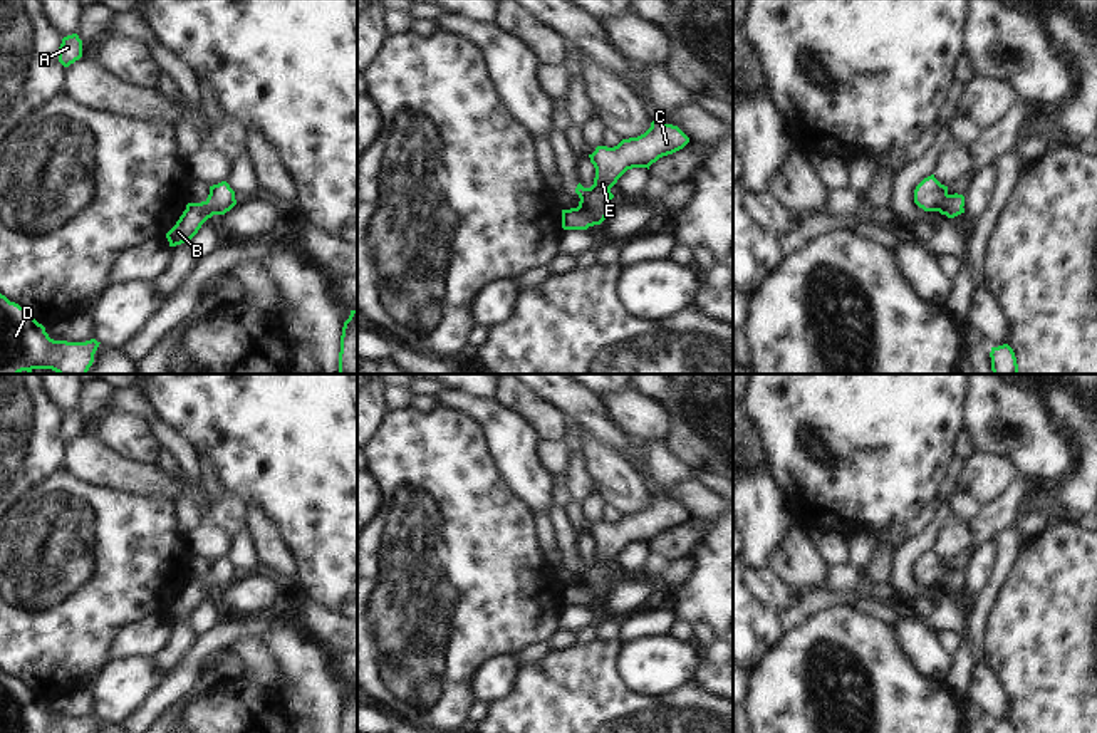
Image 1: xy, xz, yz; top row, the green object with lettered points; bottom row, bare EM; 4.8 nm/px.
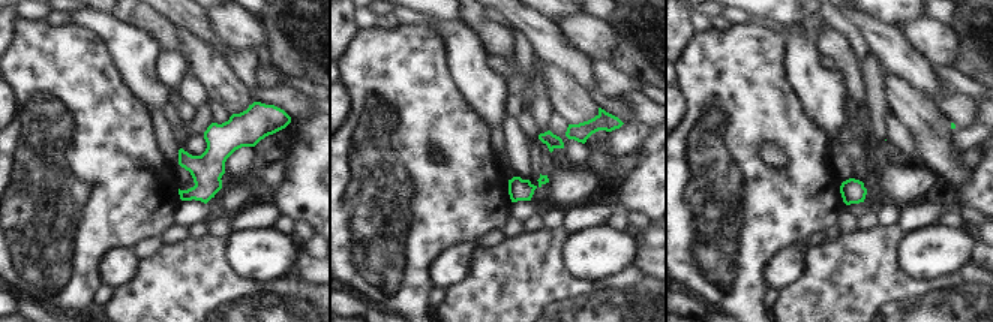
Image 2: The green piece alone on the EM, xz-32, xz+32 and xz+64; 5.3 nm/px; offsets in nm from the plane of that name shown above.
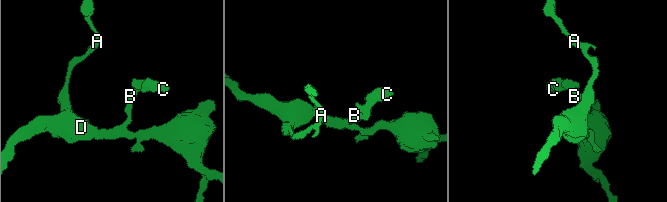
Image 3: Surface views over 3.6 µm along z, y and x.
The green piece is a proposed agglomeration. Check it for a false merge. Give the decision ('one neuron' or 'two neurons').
one neuron

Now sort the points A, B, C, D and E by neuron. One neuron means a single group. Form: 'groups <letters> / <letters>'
groups A B C D E

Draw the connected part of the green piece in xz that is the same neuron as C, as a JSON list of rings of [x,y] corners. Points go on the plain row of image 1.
[[[652,496],[651,503],[637,513],[622,515],[614,523],[597,522],[589,530],[595,543],[594,560],[590,564],[577,560],[579,582],[562,585],[562,604],[587,606],[589,602],[600,600],[614,574],[611,564],[627,545],[649,545],[659,533],[683,525],[688,518],[689,513],[678,502]]]

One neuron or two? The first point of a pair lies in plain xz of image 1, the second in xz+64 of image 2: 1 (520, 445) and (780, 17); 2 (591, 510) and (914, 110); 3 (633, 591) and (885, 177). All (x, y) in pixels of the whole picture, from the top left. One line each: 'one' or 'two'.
1: two
2: two
3: one

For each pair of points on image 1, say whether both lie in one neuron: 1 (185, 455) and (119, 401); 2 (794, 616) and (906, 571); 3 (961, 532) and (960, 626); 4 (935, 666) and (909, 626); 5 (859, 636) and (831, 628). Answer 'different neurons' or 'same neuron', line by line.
1: same neuron
2: different neurons
3: different neurons
4: same neuron
5: same neuron

